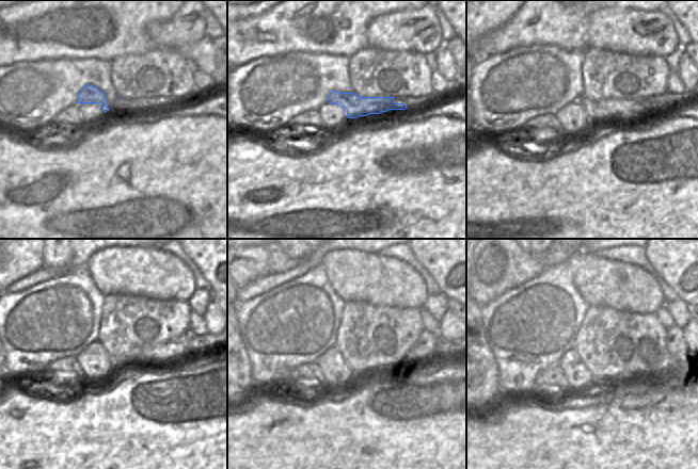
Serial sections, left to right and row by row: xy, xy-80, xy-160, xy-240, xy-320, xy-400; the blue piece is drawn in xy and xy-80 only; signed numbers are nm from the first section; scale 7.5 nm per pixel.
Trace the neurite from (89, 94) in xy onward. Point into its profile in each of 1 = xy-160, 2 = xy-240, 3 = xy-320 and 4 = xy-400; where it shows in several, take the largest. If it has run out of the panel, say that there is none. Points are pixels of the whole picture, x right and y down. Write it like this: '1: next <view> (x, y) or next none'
1: next xy-160 (606, 109)
2: next xy-240 (178, 346)
3: next xy-320 (425, 348)
4: next xy-400 (676, 344)

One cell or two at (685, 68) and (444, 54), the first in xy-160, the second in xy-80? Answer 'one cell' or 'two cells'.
one cell

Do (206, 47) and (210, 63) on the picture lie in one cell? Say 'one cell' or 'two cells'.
one cell

